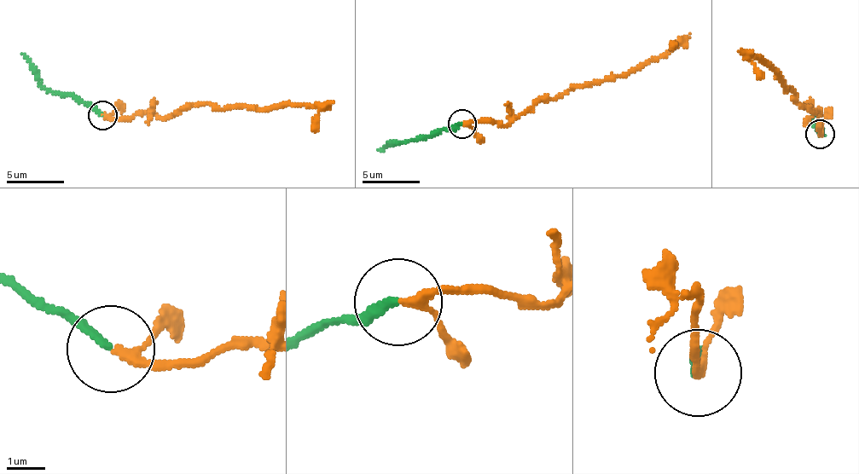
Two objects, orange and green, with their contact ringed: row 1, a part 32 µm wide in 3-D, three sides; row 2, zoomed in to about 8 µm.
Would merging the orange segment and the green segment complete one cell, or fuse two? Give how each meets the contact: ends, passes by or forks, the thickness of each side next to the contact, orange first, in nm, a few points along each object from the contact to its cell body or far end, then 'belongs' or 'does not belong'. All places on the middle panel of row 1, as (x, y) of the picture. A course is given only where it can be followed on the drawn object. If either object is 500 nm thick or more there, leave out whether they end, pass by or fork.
orange passes by; green ends there; 180 nm thick on the orange side, 200 nm on the other; orange runs (461, 123), (510, 125), (542, 101), (568, 94), (580, 84), (626, 77), (658, 61), (674, 46); green runs (461, 123), (377, 149); does not belong

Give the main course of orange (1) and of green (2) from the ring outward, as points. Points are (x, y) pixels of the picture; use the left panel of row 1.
1: (101, 115), (165, 118), (183, 107), (210, 104), (222, 109), (300, 104), (318, 107), (315, 132)
2: (101, 115), (70, 95), (53, 94), (21, 54)

